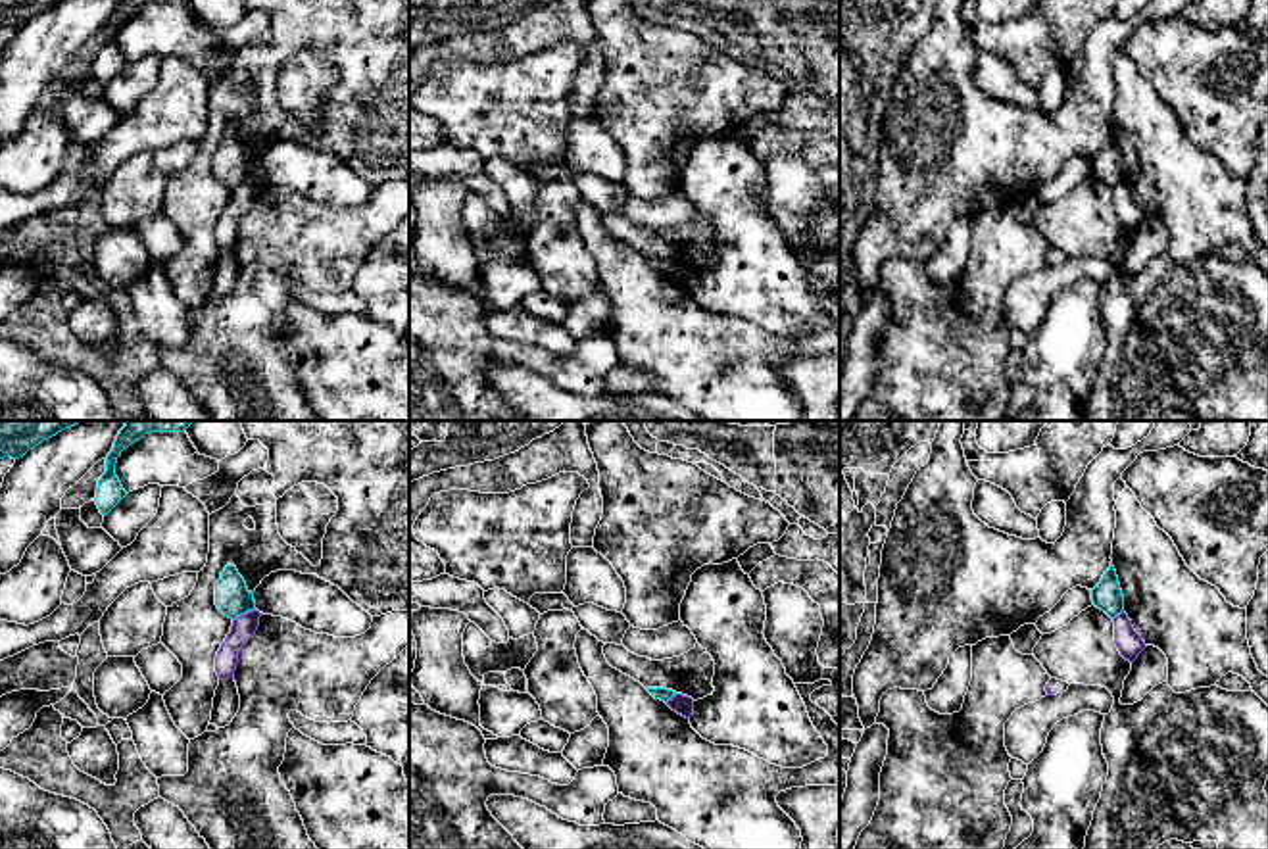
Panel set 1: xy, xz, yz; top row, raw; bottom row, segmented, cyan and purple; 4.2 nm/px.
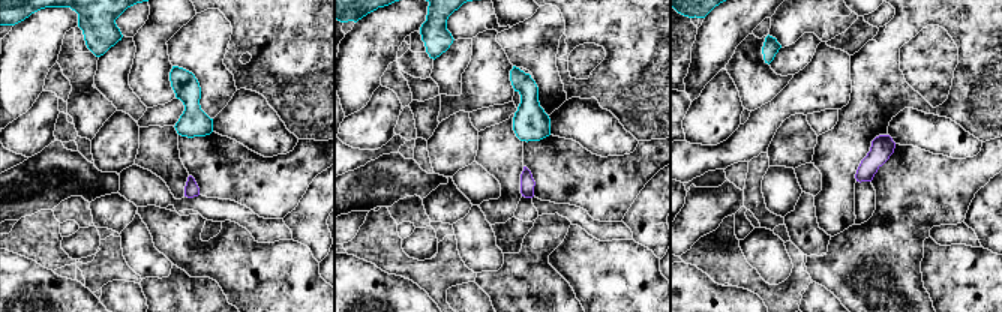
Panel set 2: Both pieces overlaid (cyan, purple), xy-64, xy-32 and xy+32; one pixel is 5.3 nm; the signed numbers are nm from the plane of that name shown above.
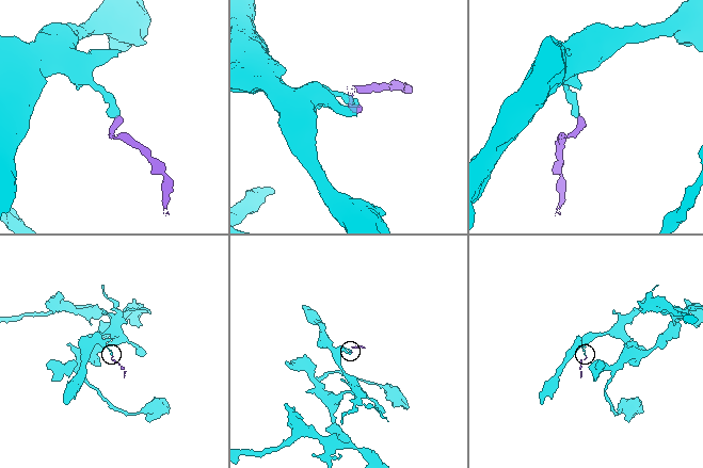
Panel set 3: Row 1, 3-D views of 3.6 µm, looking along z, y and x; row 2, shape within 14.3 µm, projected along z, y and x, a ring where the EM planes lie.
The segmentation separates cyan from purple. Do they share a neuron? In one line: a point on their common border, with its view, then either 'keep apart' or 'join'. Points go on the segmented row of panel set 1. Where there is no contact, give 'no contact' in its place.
contact xy (243, 613); keep apart

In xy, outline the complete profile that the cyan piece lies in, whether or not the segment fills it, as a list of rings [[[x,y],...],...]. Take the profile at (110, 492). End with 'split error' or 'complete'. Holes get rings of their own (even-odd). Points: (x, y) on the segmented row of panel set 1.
[[[127,421],[115,436],[113,448],[106,457],[106,473],[98,480],[96,505],[106,517],[125,496],[119,478],[115,476],[115,463],[123,449],[150,432],[184,432],[192,421]]]; complete

